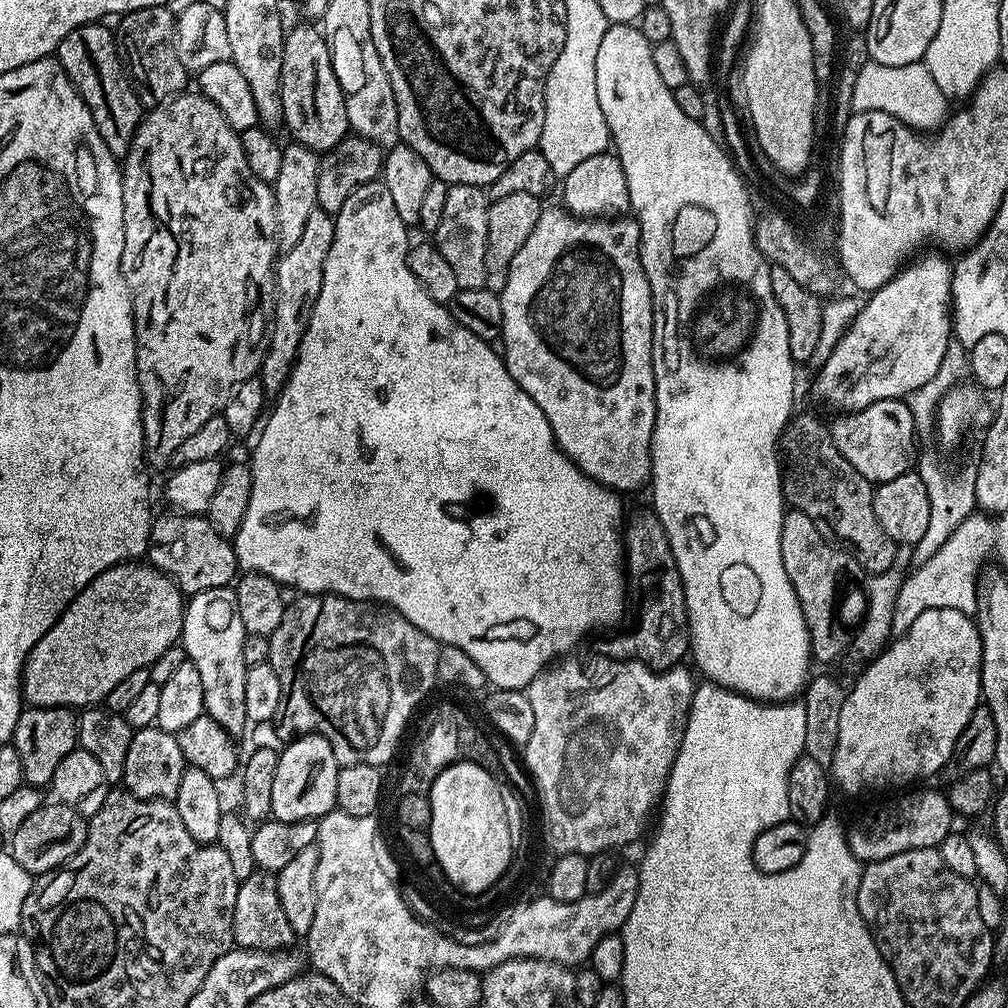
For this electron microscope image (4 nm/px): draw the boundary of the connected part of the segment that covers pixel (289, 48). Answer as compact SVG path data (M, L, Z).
M319 27L287 29L282 46L282 74L280 75L280 93L282 94L282 110L284 111L283 127L293 141L306 146L311 152L323 154L329 152L338 142L349 135L350 129L346 118L346 102L342 94L342 86L338 86L338 78L332 69L332 55L328 49L327 39Z

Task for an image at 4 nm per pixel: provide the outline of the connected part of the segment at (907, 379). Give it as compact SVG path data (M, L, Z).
M920 254L911 262L903 265L900 271L896 273L892 279L882 285L881 288L876 289L863 301L863 308L861 312L854 317L851 325L841 335L840 340L834 346L832 353L826 358L823 365L818 368L816 372L816 392L829 404L832 408L840 408L841 413L851 414L854 412L861 412L866 406L870 406L874 402L882 402L883 400L898 400L907 398L912 391L918 390L920 387L926 385L939 370L942 364L943 356L947 354L947 348L950 341L953 339L953 310L952 310L952 270L953 265L947 264L940 256L924 256Z

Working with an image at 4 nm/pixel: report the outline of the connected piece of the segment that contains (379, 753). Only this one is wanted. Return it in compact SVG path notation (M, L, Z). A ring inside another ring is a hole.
M300 594L295 597L297 600L285 607L284 613L282 614L282 622L278 622L278 630L274 630L274 634L268 637L268 659L267 663L272 665L272 669L278 674L278 682L282 682L282 698L280 699L281 706L278 713L278 723L276 724L276 730L278 735L281 736L284 742L291 742L296 739L297 736L310 736L317 735L322 738L326 738L326 742L330 742L330 746L334 750L334 758L336 763L343 766L346 764L374 764L377 766L388 766L393 763L393 757L396 755L395 747L402 740L405 735L404 727L408 724L408 719L412 716L412 711L419 706L424 700L424 695L431 690L432 687L437 687L438 681L436 679L436 671L438 670L438 650L440 645L437 644L434 638L430 638L430 634L426 634L422 630L418 630L418 626L414 626L406 618L402 618L402 614L398 614L393 608L387 607L383 604L375 602L369 602L366 600L351 600L345 596L334 596L331 594Z

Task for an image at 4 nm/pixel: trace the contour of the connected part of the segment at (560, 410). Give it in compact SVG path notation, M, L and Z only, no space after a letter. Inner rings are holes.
M545 207L540 213L530 238L522 242L522 250L514 254L514 262L508 267L506 286L499 292L502 302L502 355L510 378L538 402L542 414L550 422L550 430L556 439L557 448L572 459L591 480L597 480L617 494L632 492L649 483L652 474L652 431L656 417L656 395L654 394L654 362L652 361L652 291L650 282L642 270L640 261L640 225L632 218L581 218L573 216L563 207Z

